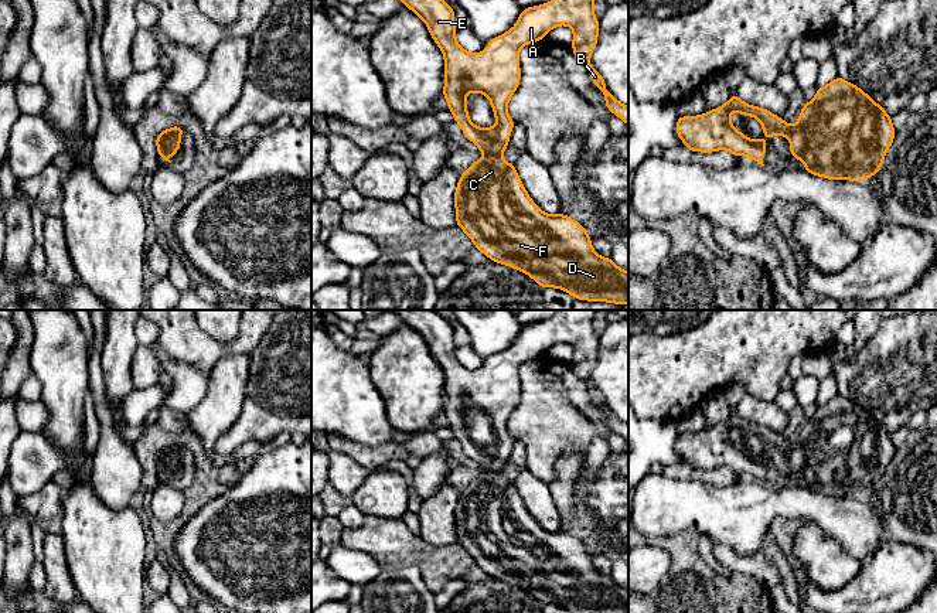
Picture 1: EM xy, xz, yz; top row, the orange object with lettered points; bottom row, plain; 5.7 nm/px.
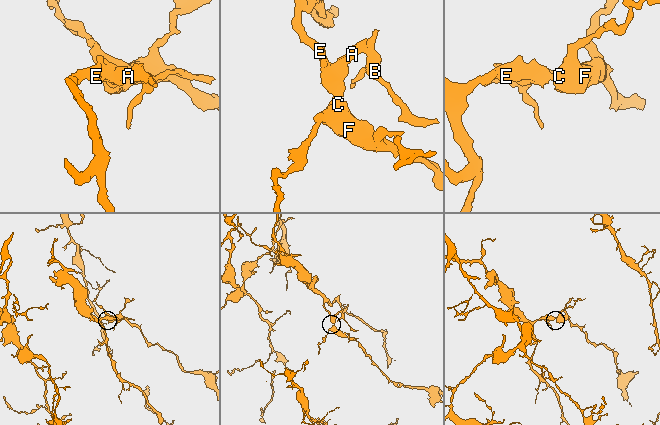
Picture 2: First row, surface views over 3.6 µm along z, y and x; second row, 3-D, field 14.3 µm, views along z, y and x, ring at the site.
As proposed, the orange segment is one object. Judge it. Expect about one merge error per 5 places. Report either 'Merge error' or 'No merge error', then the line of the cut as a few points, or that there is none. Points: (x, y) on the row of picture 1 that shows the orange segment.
No merge error. No split

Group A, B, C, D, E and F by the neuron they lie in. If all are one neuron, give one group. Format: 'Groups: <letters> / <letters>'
Groups: A B C D E F

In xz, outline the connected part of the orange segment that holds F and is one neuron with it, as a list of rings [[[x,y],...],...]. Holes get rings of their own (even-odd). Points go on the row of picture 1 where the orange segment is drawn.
[[[401,0],[418,14],[429,28],[432,38],[444,57],[444,89],[449,110],[478,150],[485,156],[474,161],[460,176],[456,193],[456,221],[476,248],[495,263],[502,263],[531,276],[542,289],[558,287],[577,300],[628,303],[628,272],[620,269],[610,258],[602,258],[592,246],[587,231],[563,214],[545,214],[531,200],[512,164],[501,157],[508,147],[510,130],[515,123],[507,113],[507,105],[521,78],[519,50],[558,25],[573,28],[575,58],[587,67],[593,84],[604,93],[607,109],[628,126],[628,106],[620,103],[607,89],[603,76],[592,67],[590,54],[597,44],[599,20],[594,17],[594,0],[552,0],[521,10],[518,23],[502,35],[494,37],[485,51],[471,54],[456,41],[454,11],[443,0]],[[467,92],[480,92],[491,102],[497,125],[483,129],[471,123],[467,113]]]

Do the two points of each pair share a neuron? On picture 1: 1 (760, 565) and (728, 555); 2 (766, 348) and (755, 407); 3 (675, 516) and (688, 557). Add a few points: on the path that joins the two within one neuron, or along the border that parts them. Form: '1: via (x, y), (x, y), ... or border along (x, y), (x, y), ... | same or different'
1: via (752, 565), (736, 562) | same
2: border along (748, 394), (773, 401) | different
3: border along (699, 533), (681, 530), (665, 535), (647, 537) | different

